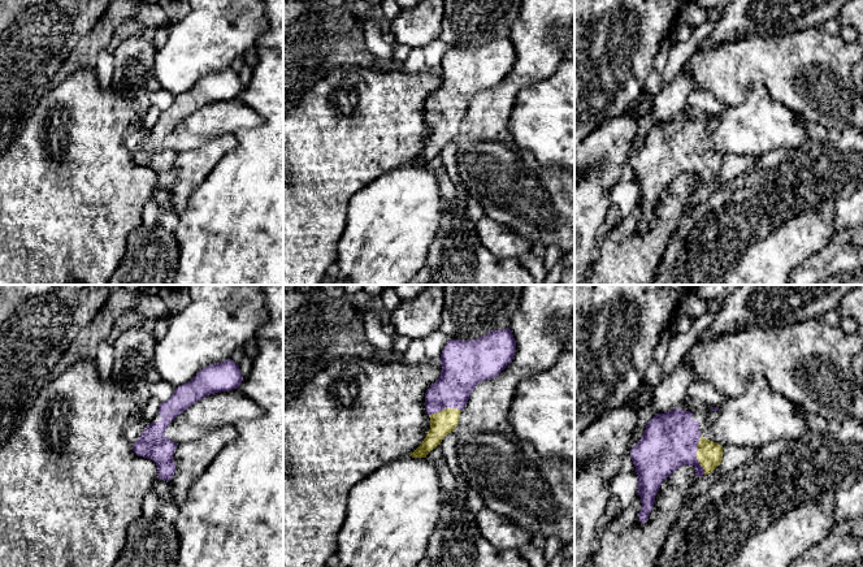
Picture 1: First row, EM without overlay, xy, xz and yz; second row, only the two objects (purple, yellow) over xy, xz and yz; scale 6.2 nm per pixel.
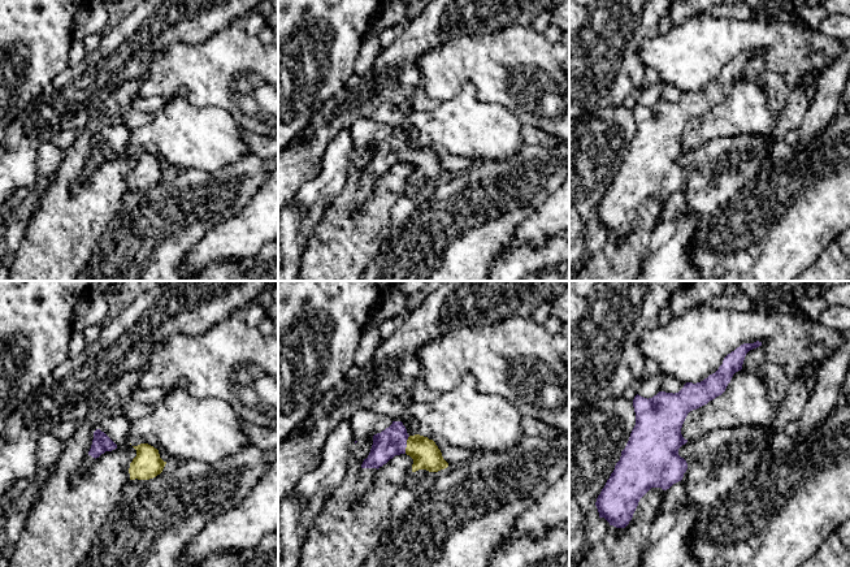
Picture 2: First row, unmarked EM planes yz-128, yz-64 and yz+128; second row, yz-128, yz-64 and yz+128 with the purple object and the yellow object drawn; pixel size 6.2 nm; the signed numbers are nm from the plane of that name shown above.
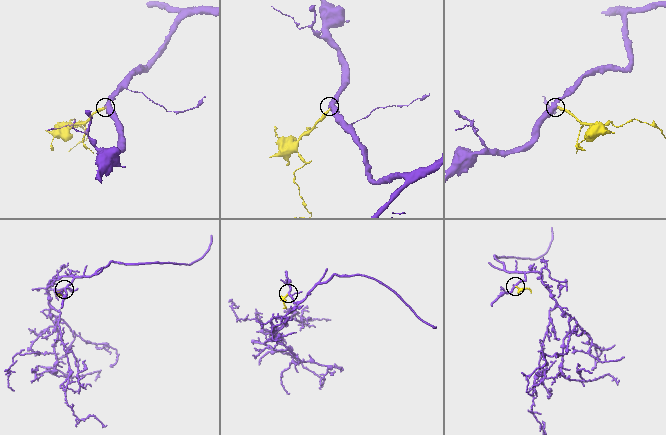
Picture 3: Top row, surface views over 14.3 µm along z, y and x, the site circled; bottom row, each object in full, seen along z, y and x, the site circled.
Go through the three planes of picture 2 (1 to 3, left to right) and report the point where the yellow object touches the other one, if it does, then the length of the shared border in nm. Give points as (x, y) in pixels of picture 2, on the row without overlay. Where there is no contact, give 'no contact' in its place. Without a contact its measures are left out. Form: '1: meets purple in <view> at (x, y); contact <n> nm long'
1: no contact
2: meets purple in yz-64 at (406, 154); contact 120 nm long
3: no contact

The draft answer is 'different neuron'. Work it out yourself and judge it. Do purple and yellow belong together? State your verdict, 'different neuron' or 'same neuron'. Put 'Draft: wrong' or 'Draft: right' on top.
Draft: wrong
same neuron

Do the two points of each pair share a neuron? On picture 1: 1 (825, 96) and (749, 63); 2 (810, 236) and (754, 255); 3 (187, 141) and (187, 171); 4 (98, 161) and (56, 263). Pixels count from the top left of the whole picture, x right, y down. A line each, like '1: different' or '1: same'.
1: same
2: same
3: different
4: same

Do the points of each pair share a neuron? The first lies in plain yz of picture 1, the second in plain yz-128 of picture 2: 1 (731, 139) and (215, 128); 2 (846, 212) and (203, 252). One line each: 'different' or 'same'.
1: same
2: same

